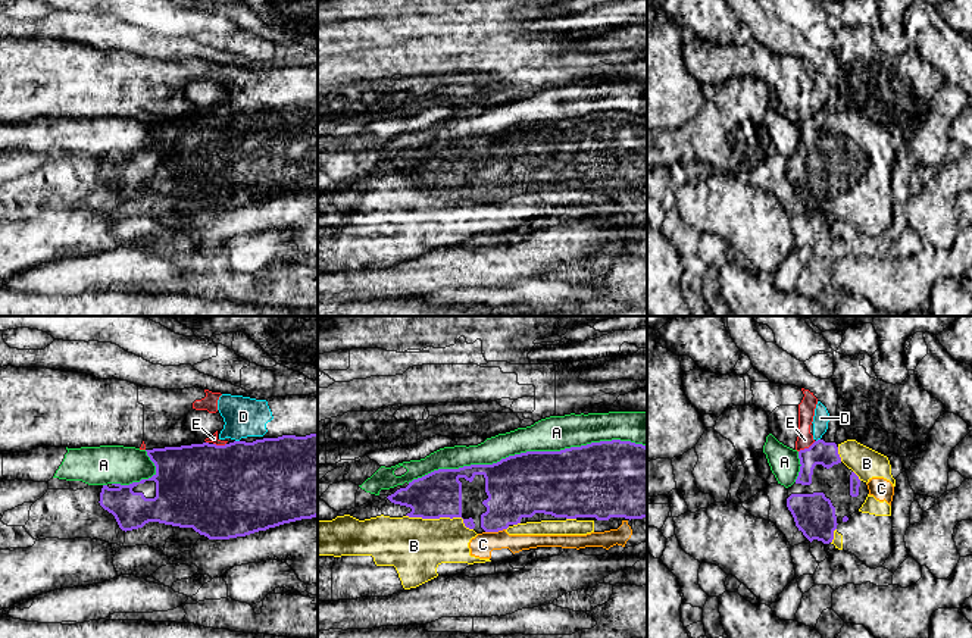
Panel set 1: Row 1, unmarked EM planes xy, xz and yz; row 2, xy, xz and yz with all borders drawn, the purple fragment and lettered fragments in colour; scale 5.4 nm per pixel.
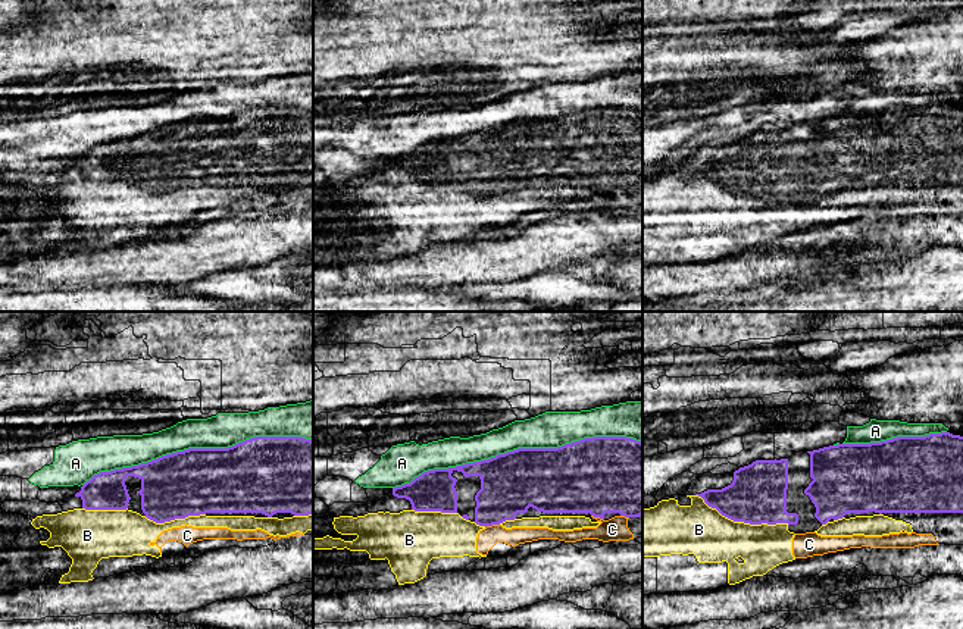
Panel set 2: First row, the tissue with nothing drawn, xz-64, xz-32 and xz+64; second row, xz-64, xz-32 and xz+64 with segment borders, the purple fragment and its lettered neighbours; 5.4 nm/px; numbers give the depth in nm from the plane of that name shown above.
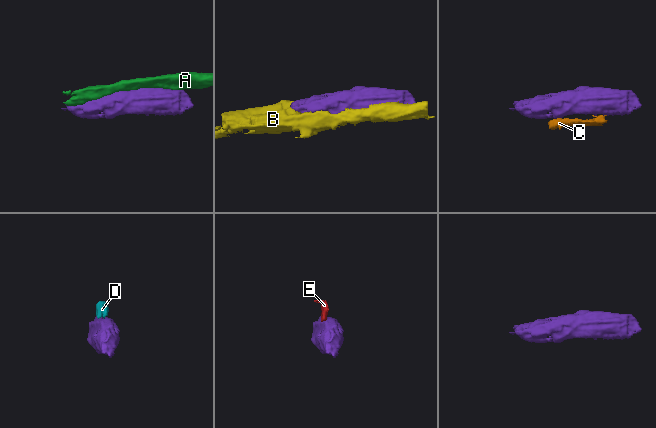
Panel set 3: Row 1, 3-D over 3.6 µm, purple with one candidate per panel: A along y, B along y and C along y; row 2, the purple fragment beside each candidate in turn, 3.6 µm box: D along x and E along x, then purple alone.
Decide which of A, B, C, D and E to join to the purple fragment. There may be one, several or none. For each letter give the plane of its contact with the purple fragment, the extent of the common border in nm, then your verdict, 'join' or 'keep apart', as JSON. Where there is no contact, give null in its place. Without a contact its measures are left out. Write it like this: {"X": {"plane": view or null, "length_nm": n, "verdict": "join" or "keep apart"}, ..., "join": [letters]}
{"A": {"plane": "xz", "length_nm": 1300, "verdict": "keep apart"}, "B": {"plane": "xz", "length_nm": 380, "verdict": "join"}, "C": {"plane": "xz", "length_nm": 110, "verdict": "join"}, "D": {"plane": "xy", "length_nm": 30, "verdict": "keep apart"}, "E": {"plane": "yz", "length_nm": 110, "verdict": "keep apart"}, "join": ["B", "C"]}

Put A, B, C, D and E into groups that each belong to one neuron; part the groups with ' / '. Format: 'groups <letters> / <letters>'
groups A / B C / D E

